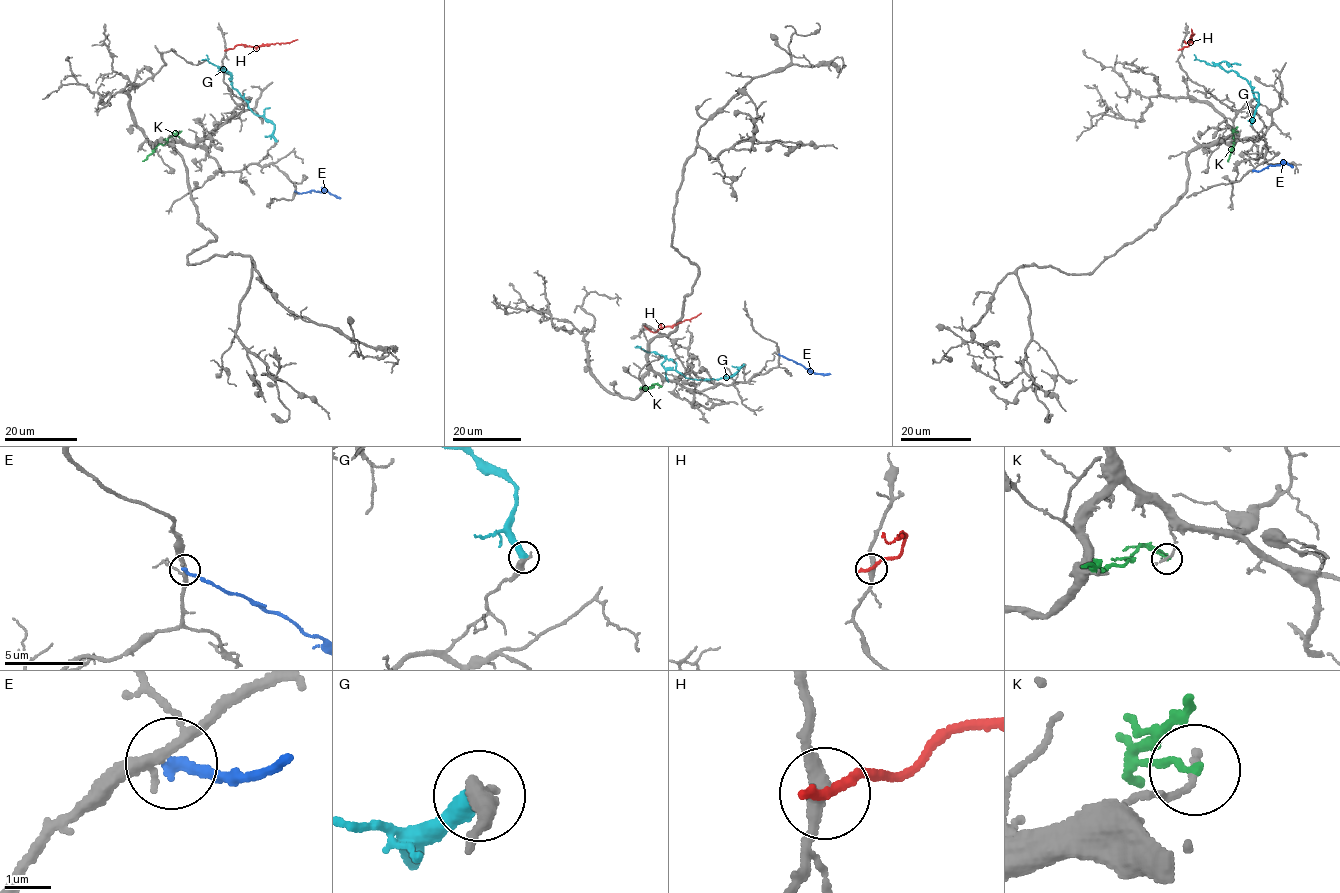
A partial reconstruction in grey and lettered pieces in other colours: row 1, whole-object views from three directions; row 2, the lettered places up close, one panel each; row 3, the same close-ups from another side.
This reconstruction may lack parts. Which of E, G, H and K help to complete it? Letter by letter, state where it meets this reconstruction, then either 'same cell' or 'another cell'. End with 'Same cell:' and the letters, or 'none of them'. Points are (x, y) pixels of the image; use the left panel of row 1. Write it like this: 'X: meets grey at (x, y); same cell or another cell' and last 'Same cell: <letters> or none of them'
E: meets grey at (295, 191); another cell
G: meets grey at (276, 141); another cell
H: meets grey at (226, 50); another cell
K: meets grey at (178, 136); another cell
Same cell: none of them

